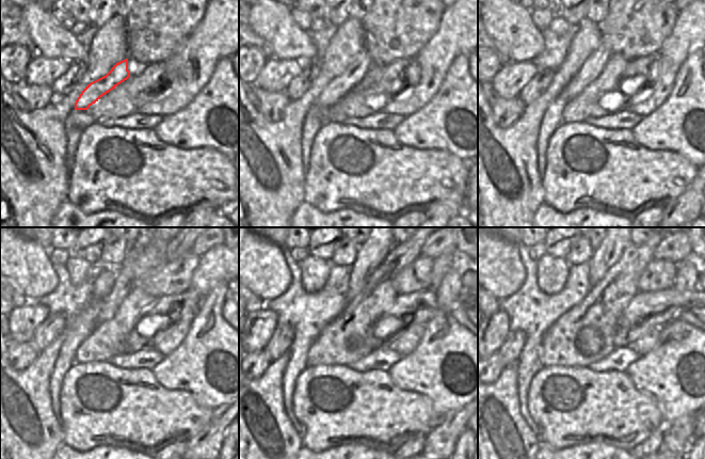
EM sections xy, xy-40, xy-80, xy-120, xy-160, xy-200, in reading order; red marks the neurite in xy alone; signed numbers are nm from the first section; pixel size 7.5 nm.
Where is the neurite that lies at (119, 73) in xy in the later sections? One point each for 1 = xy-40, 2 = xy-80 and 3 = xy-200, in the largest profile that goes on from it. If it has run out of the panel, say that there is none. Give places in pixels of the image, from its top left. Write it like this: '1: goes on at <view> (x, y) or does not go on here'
1: goes on at xy-40 (353, 74)
2: goes on at xy-80 (593, 65)
3: goes on at xy-200 (607, 254)

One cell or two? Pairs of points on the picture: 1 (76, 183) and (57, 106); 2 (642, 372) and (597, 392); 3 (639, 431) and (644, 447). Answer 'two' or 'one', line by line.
1: two
2: two
3: two

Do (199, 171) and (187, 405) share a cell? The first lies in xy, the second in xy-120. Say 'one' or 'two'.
one

